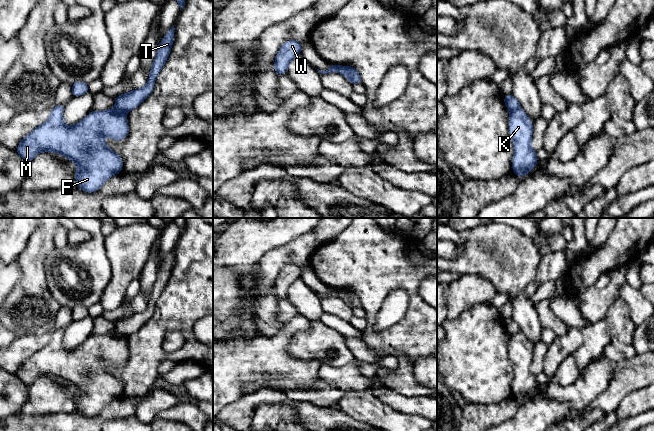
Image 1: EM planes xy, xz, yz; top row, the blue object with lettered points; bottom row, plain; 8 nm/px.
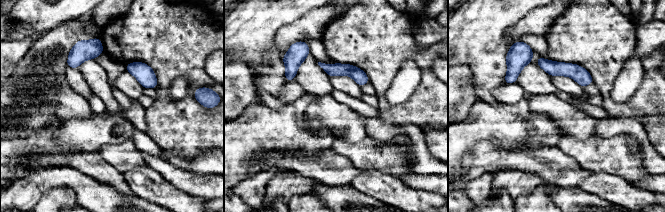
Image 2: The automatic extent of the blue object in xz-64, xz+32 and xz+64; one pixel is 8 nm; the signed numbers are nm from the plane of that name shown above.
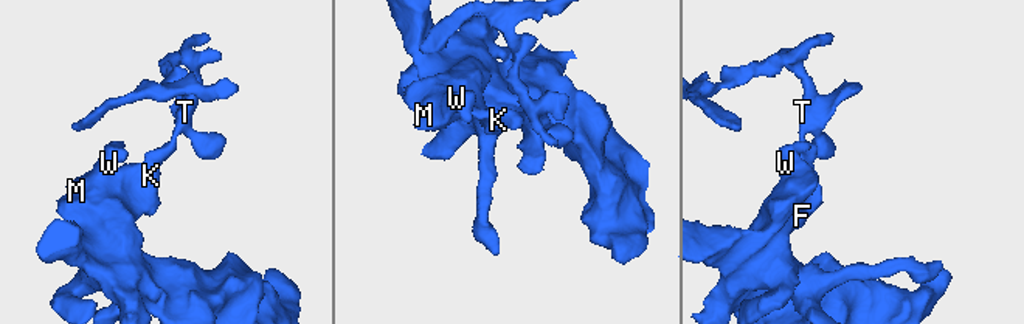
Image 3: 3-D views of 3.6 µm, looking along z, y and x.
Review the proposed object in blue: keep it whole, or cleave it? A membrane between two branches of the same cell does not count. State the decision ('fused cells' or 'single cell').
fused cells

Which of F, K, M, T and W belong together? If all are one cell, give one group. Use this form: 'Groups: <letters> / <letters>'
Groups: F K M W / T

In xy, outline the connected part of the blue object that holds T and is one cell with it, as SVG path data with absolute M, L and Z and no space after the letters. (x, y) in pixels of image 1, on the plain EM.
M172 250L163 264L157 269L157 279L153 285L147 308L140 313L117 320L115 322L115 333L130 336L151 318L155 310L156 301L169 281L174 261L175 255L174 250Z

